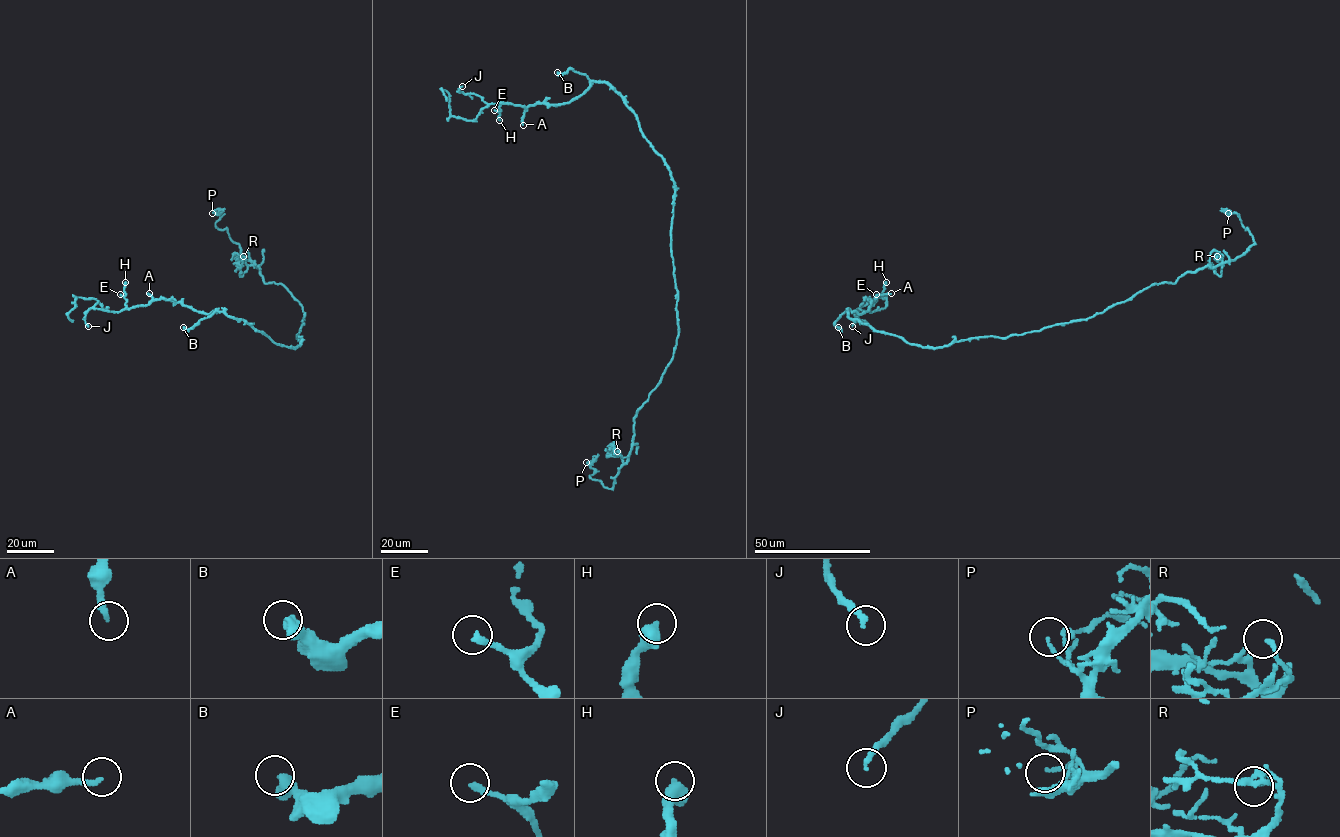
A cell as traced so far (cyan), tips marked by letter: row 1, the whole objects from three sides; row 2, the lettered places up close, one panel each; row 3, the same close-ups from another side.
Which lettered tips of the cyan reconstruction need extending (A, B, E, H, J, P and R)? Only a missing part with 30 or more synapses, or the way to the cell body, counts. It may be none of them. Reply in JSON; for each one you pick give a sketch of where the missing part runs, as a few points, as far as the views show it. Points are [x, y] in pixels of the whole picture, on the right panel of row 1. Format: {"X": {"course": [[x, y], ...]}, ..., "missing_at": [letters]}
{"J": {"course": [[852, 326], [850, 339], [856, 348]]}, "missing_at": ["A", "J"]}

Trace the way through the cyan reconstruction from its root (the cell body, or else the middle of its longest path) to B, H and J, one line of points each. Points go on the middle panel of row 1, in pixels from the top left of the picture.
B: (673, 211), (671, 172), (624, 100), (605, 82), (591, 80), (572, 69), (557, 72)
H: (673, 211), (668, 166), (636, 114), (605, 82), (592, 81), (565, 103), (501, 103), (499, 120)
J: (673, 211), (668, 166), (605, 82), (565, 103), (527, 107), (486, 103), (462, 86)

